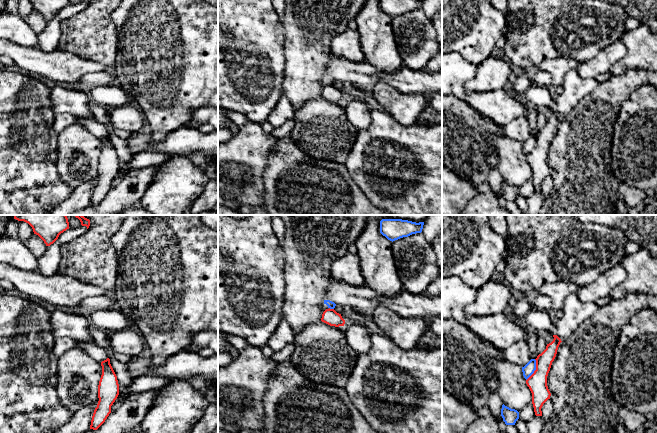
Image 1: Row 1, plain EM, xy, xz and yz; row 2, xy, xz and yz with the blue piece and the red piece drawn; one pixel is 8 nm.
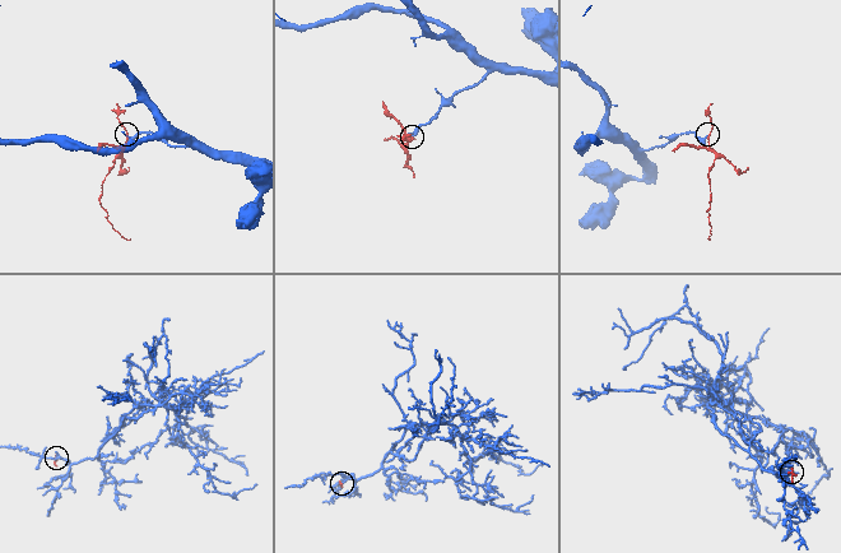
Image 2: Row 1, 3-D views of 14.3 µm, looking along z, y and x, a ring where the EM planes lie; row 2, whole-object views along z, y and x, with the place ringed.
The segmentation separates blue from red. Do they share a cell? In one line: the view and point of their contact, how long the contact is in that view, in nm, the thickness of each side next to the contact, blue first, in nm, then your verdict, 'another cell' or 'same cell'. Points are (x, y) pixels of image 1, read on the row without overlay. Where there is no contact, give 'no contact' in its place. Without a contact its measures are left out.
contact yz (535, 145); length 190 nm; calibres 90 and 160 nm; another cell

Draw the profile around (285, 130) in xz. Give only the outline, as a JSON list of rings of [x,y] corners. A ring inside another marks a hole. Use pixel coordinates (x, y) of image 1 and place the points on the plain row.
[[[292,118],[282,126],[274,128],[271,135],[275,138],[280,139],[286,136],[290,136],[293,129],[294,129],[294,119]]]

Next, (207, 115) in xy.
[[[212,107],[195,109],[191,113],[192,125],[198,127],[202,124],[210,124],[218,131],[218,110]]]

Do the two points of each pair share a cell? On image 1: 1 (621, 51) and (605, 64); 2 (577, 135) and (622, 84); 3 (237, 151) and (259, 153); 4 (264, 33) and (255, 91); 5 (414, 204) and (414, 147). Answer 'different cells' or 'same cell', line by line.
1: same cell
2: same cell
3: same cell
4: same cell
5: same cell

